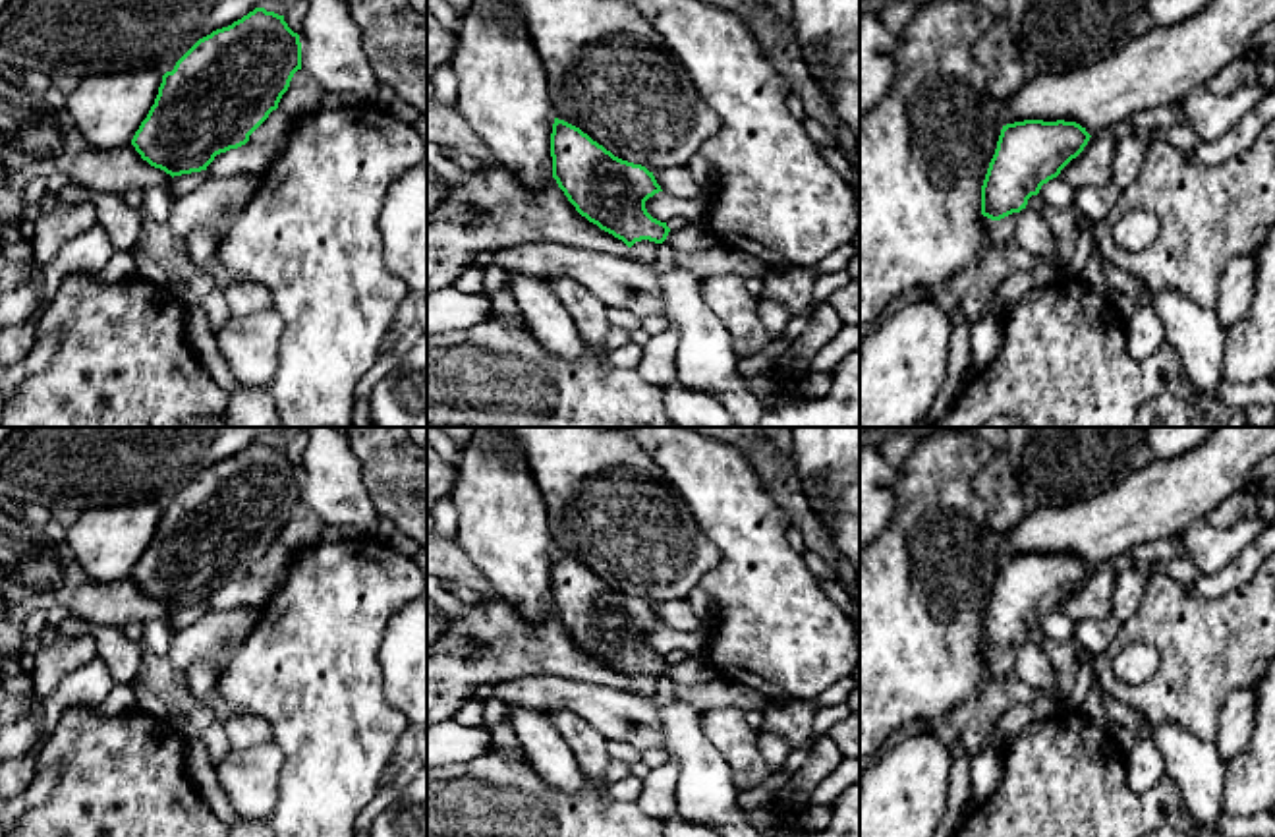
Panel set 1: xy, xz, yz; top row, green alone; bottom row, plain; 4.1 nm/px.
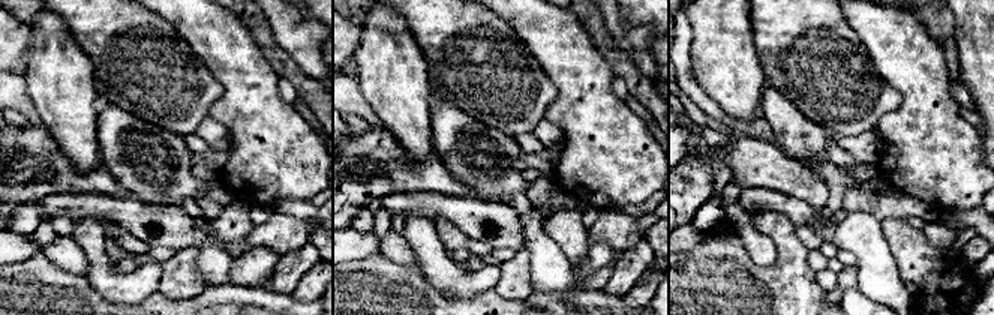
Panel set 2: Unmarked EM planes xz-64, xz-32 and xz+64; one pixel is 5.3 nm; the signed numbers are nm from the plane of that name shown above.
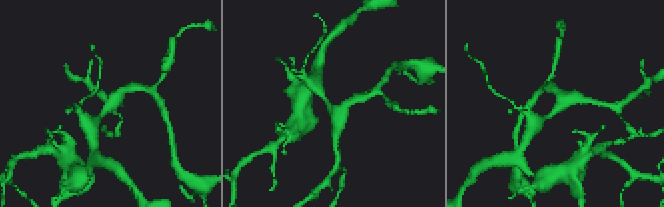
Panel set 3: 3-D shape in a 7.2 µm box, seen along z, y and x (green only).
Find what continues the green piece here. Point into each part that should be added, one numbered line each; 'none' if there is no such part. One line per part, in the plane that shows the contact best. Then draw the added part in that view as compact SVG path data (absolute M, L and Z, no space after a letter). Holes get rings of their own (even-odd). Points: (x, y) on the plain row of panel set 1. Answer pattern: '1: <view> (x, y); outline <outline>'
none

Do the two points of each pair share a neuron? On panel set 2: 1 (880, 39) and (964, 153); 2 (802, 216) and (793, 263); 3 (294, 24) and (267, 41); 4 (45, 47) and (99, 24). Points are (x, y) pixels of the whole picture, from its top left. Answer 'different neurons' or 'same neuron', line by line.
1: same neuron
2: different neurons
3: different neurons
4: different neurons

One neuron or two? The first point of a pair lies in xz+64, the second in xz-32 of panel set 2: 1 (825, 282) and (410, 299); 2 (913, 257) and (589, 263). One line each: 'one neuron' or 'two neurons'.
1: two neurons
2: two neurons

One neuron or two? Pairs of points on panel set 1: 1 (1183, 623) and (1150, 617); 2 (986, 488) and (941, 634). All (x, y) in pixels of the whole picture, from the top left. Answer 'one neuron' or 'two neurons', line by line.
1: one neuron
2: two neurons

